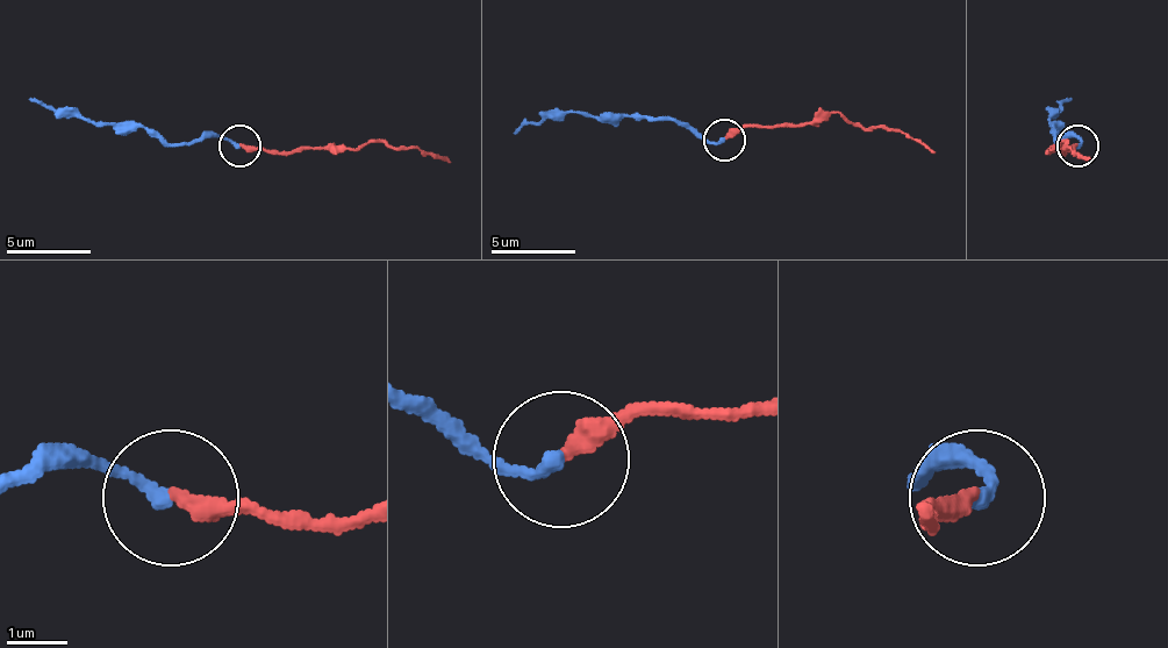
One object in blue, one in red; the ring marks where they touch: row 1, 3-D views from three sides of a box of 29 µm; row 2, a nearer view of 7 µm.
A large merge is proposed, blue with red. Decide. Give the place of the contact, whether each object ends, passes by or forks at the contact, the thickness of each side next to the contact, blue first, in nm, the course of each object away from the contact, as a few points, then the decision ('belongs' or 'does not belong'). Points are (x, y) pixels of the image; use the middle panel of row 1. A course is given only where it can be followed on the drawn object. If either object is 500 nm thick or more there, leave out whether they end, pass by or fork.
at (724, 140); blue ends there; red ends there; 220 nm thick on the blue side, 320 nm on the other; blue runs (725, 141), (695, 136), (671, 119), (560, 111), (514, 132); red runs (725, 141), (746, 128), (822, 123), (839, 111), (865, 128), (898, 128), (937, 152); belongs

